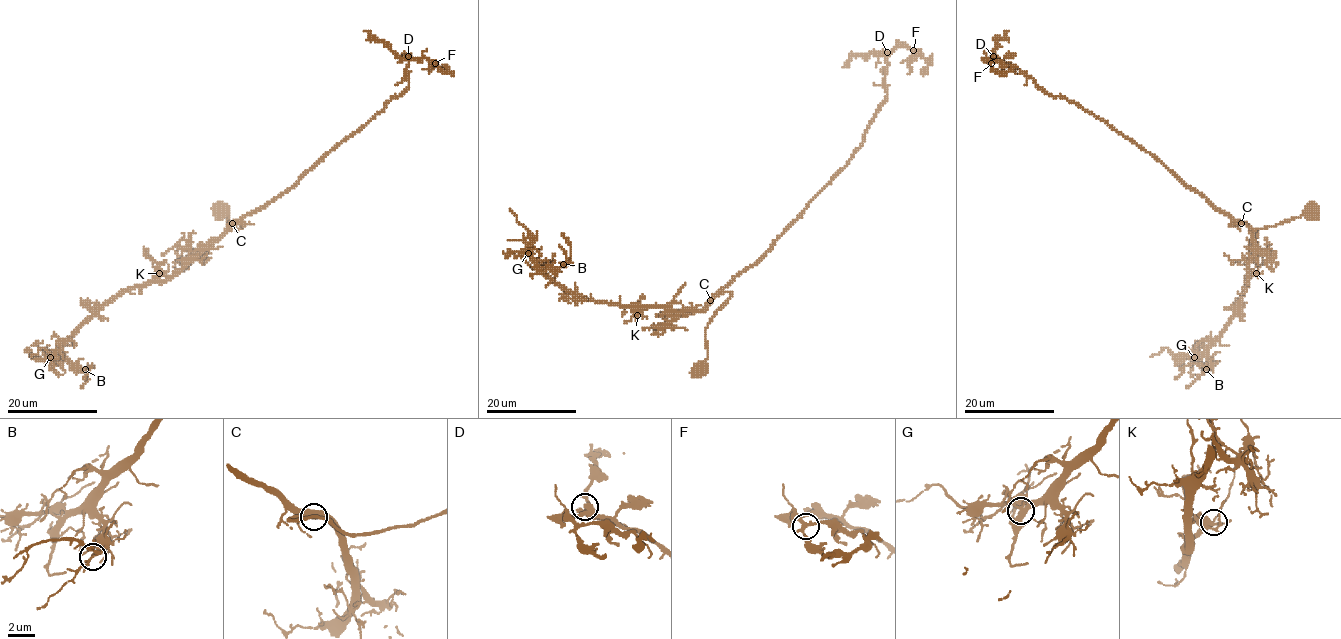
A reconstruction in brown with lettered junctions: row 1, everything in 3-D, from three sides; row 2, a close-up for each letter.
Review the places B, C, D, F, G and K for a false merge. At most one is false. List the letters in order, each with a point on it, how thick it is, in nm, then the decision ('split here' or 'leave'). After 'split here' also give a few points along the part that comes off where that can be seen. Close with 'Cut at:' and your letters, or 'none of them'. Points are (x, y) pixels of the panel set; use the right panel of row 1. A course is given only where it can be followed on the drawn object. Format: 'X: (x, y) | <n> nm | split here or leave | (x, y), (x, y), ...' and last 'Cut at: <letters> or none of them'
B: (1206, 369) | 180 nm | leave
C: (1241, 223) | 480 nm | leave
D: (993, 56) | 360 nm | leave
F: (991, 63) | 240 nm | leave
G: (1194, 357) | 360 nm | leave
K: (1256, 273) | 440 nm | leave
Cut at: none of them

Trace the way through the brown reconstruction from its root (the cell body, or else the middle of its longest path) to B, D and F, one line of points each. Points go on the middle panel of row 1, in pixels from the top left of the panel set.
B: (699, 371), (708, 355), (706, 327), (729, 292), (687, 312), (595, 302), (564, 290), (537, 265), (563, 264)
D: (699, 371), (708, 355), (706, 327), (730, 296), (717, 293), (757, 261), (863, 141), (887, 96), (887, 52)
F: (699, 371), (706, 327), (730, 296), (717, 293), (847, 163), (887, 96), (888, 56), (913, 50)

